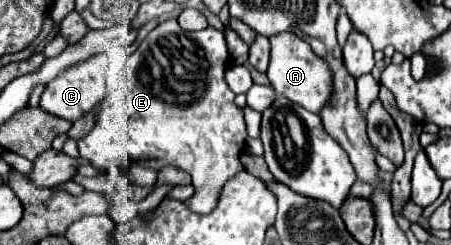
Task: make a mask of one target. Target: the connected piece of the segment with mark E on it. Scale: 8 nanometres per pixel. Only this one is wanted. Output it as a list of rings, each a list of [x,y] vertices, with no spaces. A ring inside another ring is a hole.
[[[169,19],[169,21],[161,23],[161,25],[157,25],[157,27],[145,37],[145,41],[139,45],[139,49],[129,55],[129,61],[125,63],[125,69],[123,69],[125,75],[121,77],[119,87],[109,89],[109,93],[107,93],[105,99],[101,101],[99,111],[97,111],[97,123],[95,123],[95,127],[91,129],[91,133],[89,133],[87,137],[83,137],[81,141],[77,141],[79,155],[85,157],[85,159],[89,159],[91,165],[97,167],[101,173],[111,173],[111,171],[117,171],[117,169],[125,169],[131,161],[143,161],[145,157],[147,157],[147,165],[149,165],[151,169],[155,169],[155,171],[159,171],[159,169],[165,167],[165,165],[177,167],[177,169],[181,169],[181,171],[187,171],[187,173],[193,177],[195,195],[193,195],[191,199],[184,201],[185,205],[196,213],[209,213],[209,211],[215,207],[215,203],[217,203],[217,199],[219,199],[219,191],[221,191],[221,187],[225,185],[225,181],[231,179],[233,175],[237,175],[239,171],[243,171],[243,167],[241,167],[241,163],[239,163],[239,151],[243,149],[245,139],[247,139],[245,121],[243,121],[243,111],[235,105],[235,95],[229,91],[229,87],[225,85],[225,79],[223,79],[223,73],[225,73],[227,65],[229,65],[229,49],[227,49],[227,43],[225,43],[223,33],[219,33],[217,29],[207,27],[207,29],[201,29],[201,31],[185,31],[185,29],[179,27],[179,23],[177,23],[175,19]],[[165,65],[171,67],[171,71],[169,71],[167,77],[163,75],[163,67],[165,67]]]

